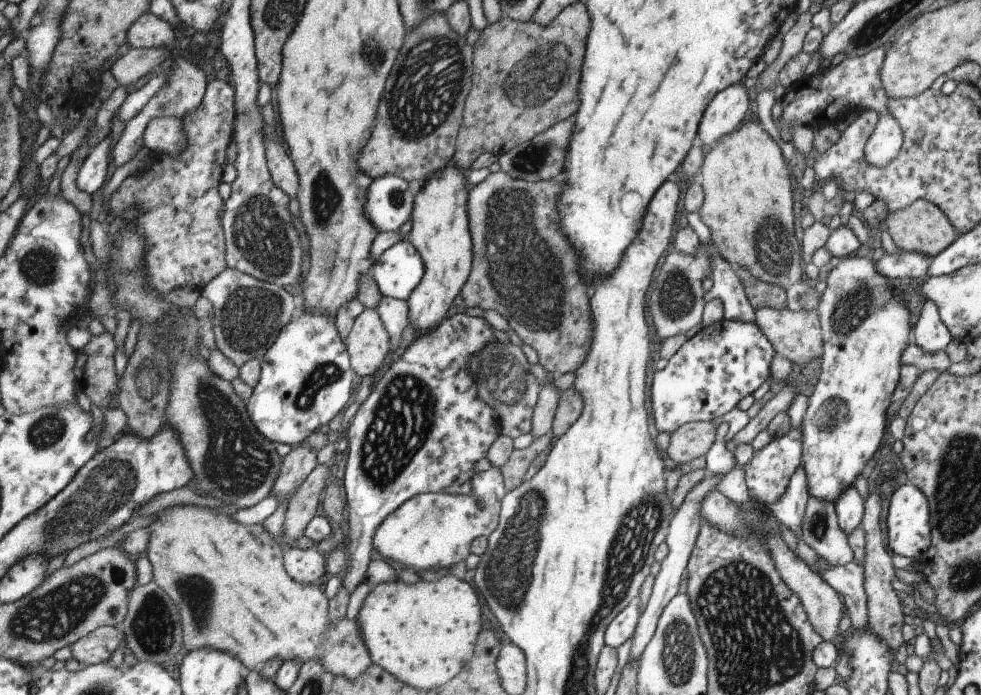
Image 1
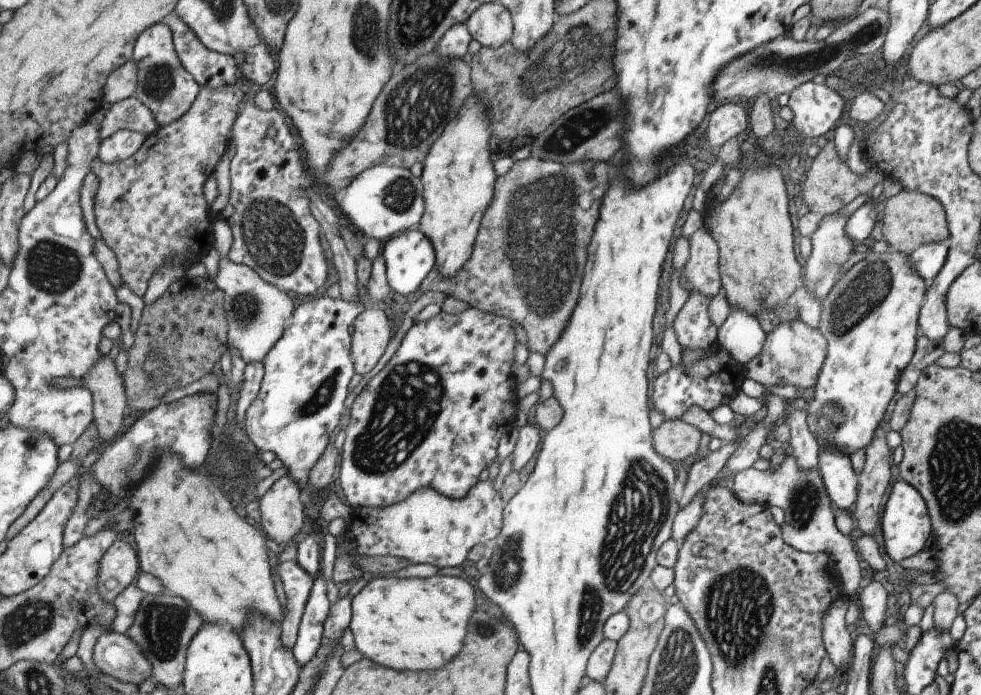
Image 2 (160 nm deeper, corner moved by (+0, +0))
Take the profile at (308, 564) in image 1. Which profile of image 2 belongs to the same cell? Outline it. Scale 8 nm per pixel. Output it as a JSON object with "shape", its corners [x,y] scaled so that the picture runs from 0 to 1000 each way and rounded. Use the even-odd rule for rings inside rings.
{"shape":[[[301,806],[283,812],[282,836],[286,843],[286,853],[293,862],[293,886],[286,896],[286,921],[293,932],[298,932],[302,919],[308,881],[311,878],[312,863],[321,830],[316,830]]]}

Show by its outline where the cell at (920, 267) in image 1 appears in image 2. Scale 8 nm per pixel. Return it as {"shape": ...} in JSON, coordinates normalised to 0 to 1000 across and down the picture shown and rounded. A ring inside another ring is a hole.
{"shape":[[[963,348],[945,350],[929,361],[928,378],[932,390],[943,404],[951,400],[962,378],[966,353]]]}

